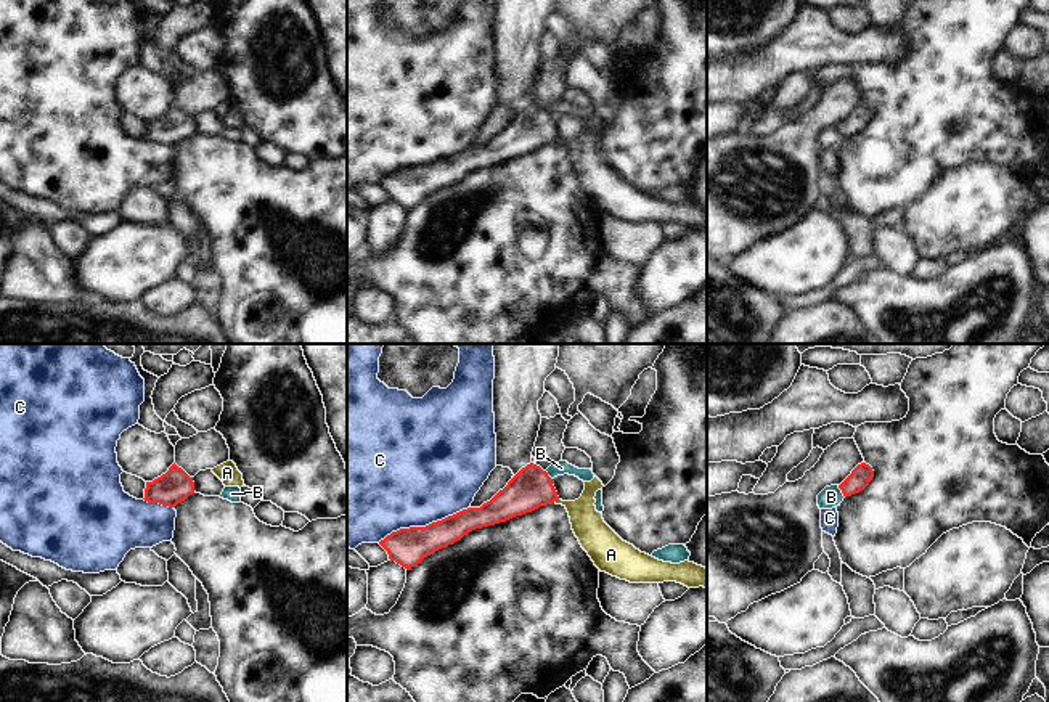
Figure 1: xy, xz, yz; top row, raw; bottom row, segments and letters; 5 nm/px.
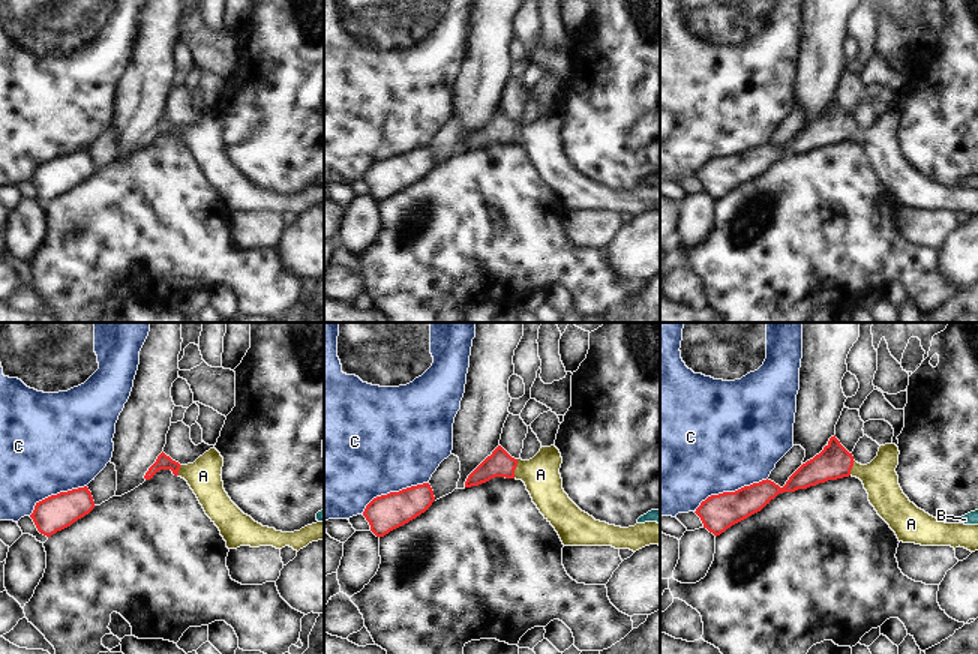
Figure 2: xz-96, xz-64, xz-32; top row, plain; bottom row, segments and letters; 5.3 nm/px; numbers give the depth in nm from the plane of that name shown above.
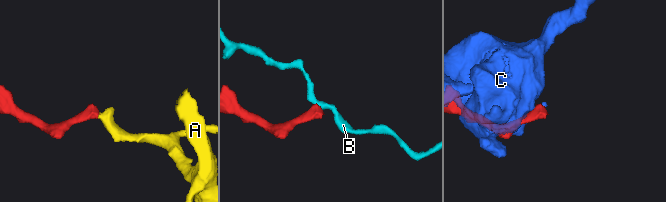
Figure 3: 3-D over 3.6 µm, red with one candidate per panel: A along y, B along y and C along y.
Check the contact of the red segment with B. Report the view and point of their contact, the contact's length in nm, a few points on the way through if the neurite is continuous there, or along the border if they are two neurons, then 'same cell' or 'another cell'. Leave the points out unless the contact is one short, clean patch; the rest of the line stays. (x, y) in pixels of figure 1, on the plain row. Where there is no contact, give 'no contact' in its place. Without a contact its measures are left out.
yz (842, 132) | 80 nm | along yz (837, 126), (845, 137) | another cell

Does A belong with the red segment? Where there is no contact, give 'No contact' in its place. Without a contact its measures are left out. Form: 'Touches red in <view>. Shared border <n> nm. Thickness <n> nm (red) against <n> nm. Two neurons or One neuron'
Touches red in xz. Shared border 40 nm. Thickness 200 nm (red) against 160 nm. One neuron

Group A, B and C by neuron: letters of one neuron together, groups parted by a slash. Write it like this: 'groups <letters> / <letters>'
groups A / B / C

